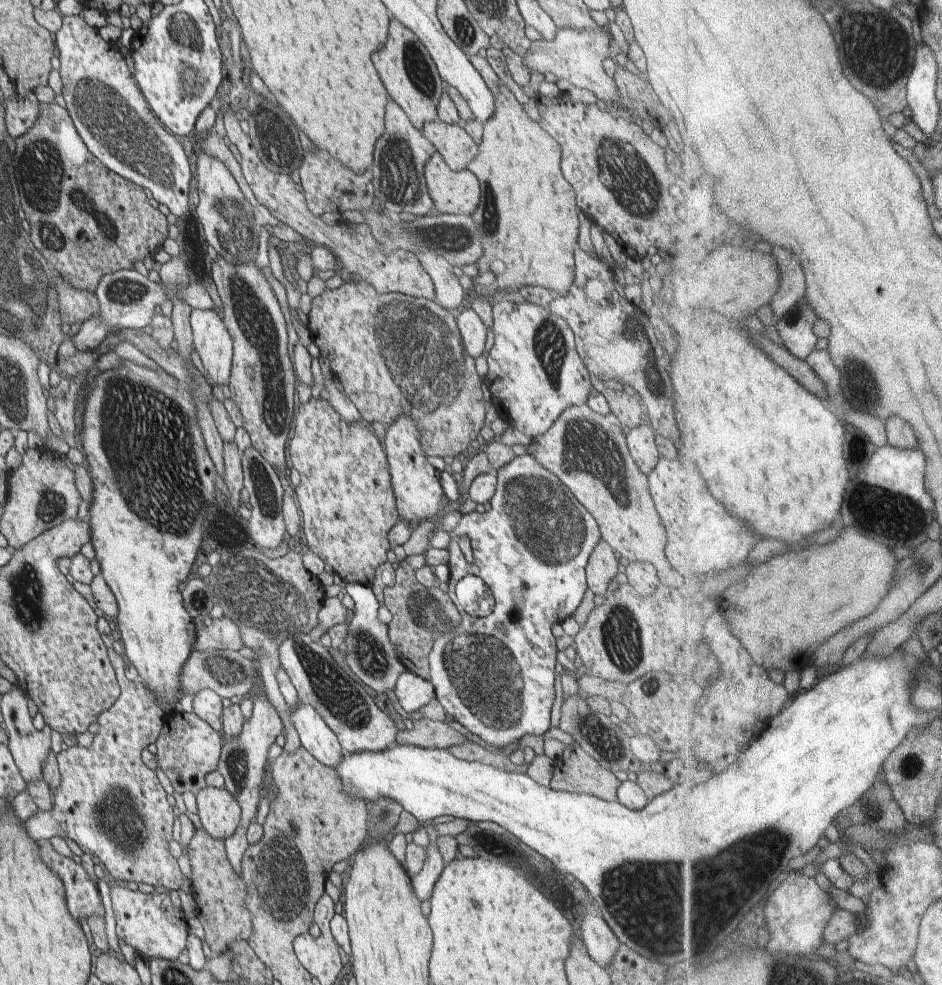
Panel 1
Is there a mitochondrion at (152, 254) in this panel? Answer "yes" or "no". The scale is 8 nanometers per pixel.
no

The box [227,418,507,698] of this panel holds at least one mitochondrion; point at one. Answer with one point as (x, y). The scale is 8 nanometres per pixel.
(270, 574)

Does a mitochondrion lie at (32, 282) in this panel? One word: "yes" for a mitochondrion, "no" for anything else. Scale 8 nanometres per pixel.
yes

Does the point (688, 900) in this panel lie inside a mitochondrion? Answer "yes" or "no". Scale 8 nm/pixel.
yes

